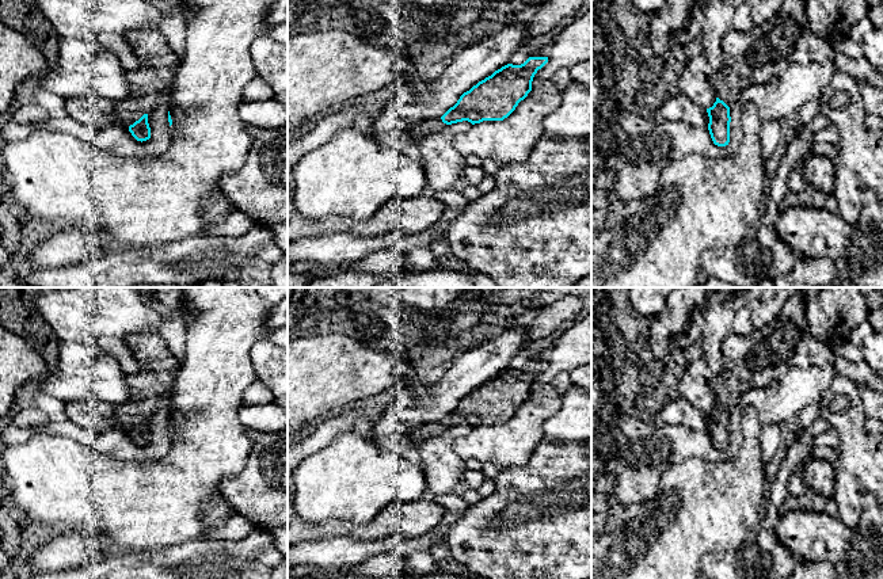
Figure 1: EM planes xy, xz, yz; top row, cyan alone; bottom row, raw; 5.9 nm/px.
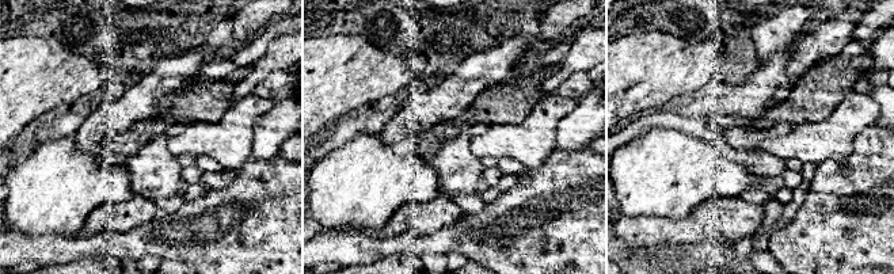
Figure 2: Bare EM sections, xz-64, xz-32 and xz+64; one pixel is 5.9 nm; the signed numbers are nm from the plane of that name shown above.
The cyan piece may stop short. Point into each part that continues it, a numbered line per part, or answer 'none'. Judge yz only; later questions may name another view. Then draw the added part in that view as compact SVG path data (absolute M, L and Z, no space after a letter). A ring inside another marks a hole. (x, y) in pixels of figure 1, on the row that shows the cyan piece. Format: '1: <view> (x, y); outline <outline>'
1: yz (756, 57); outline M784 0L774 16L761 26L754 26L747 33L731 28L722 41L722 49L724 53L723 68L718 73L711 75L711 77L718 98L730 108L743 89L773 80L792 64L831 61L837 72L883 88L883 69L871 65L864 57L849 58L834 52L826 39L812 33L807 18L807 0Z

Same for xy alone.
1: xy (152, 82); outline M157 28L132 31L127 35L140 61L136 71L127 72L130 94L117 100L113 115L125 126L148 114L160 100L171 96L180 56L168 45Z

